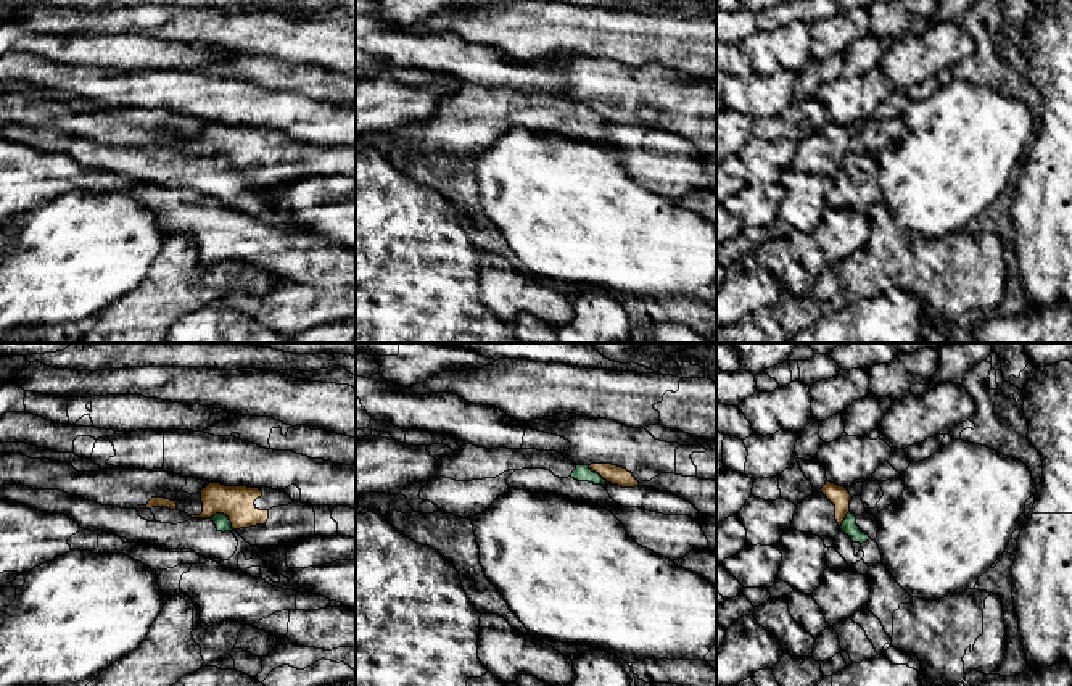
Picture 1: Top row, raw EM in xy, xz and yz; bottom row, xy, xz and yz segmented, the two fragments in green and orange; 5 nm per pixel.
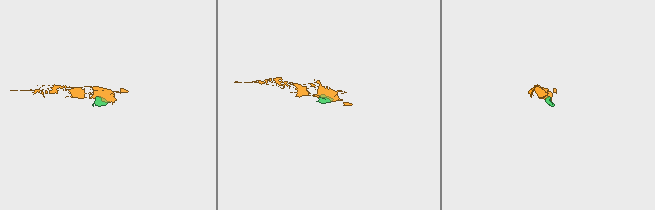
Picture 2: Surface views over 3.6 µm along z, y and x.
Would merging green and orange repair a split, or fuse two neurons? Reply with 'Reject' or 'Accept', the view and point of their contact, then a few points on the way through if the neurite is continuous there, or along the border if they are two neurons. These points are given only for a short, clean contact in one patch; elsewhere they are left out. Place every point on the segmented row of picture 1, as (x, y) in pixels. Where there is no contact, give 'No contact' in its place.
Reject. Touches green at xy (222, 514). Boundary: xy (210, 517), (224, 514), (234, 528)

